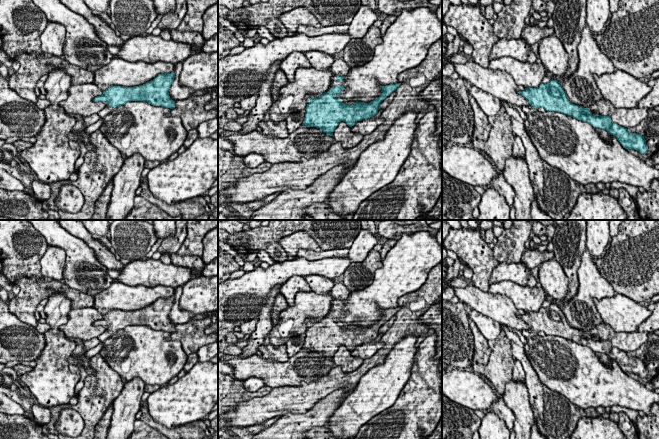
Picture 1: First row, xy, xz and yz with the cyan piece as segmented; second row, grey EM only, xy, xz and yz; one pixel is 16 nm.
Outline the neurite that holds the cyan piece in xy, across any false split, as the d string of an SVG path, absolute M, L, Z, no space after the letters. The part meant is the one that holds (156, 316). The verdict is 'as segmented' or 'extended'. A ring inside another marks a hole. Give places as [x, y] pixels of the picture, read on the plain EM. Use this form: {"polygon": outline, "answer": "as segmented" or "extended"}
{"polygon": "M174 295L170 298L159 298L153 304L139 310L124 311L110 310L103 318L94 322L95 326L105 326L107 330L97 338L103 342L113 335L114 331L119 331L127 326L142 325L153 330L161 330L173 333L175 325L169 320L169 313L175 301Z", "answer": "extended"}

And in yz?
{"polygon": "M551 303L548 308L541 307L537 312L525 312L518 317L529 326L528 330L522 331L525 338L533 338L543 331L545 335L559 336L582 346L588 346L594 352L608 355L625 373L637 374L641 378L646 378L648 375L646 364L641 358L629 357L627 352L613 347L609 340L599 338L593 340L590 333L571 327L561 307L556 303Z", "answer": "extended"}

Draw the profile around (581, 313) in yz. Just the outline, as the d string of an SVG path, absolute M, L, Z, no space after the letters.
M587 249L583 252L577 271L578 292L570 301L564 302L561 306L568 324L587 333L603 323L593 299L600 300L616 294L612 285L600 274L593 258Z

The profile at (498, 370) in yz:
M501 330L495 340L488 341L491 349L489 361L486 365L479 364L476 372L483 378L487 378L494 386L494 391L503 396L505 385L513 378L515 361L512 355L511 343L505 332Z

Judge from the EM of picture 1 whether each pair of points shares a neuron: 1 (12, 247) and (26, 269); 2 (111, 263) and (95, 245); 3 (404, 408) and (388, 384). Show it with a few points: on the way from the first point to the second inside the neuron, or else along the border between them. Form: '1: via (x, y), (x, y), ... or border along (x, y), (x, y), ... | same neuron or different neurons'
1: via (17, 252), (20, 256), (21, 264) | same neuron
2: via (108, 259), (99, 249) | same neuron
3: border along (408, 377), (397, 399), (379, 413) | different neurons

